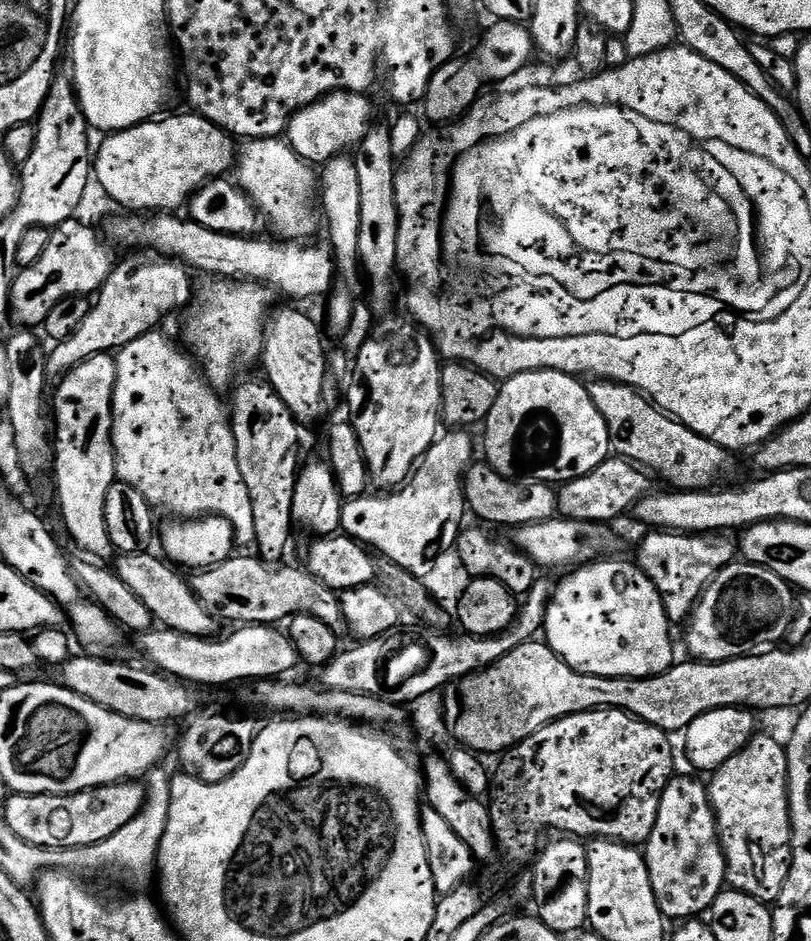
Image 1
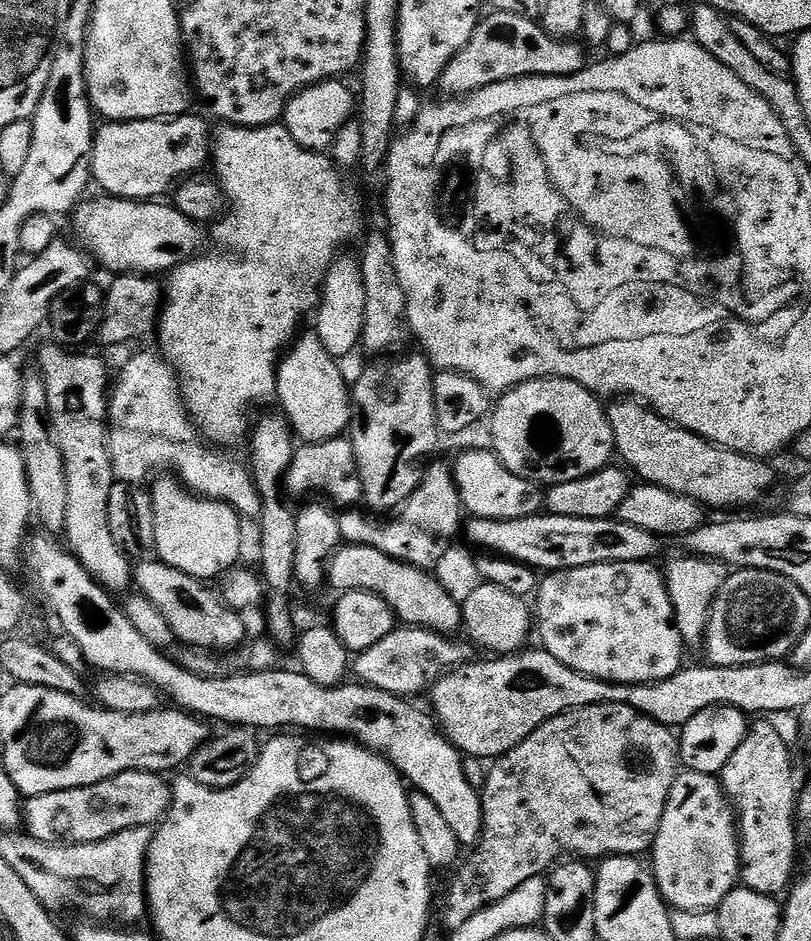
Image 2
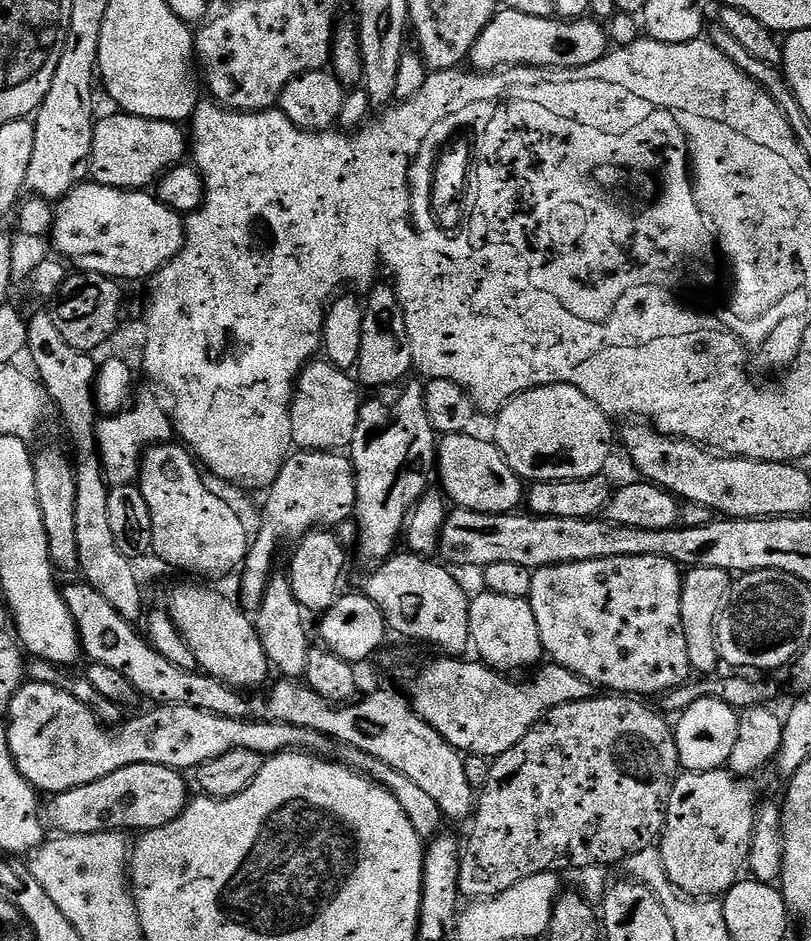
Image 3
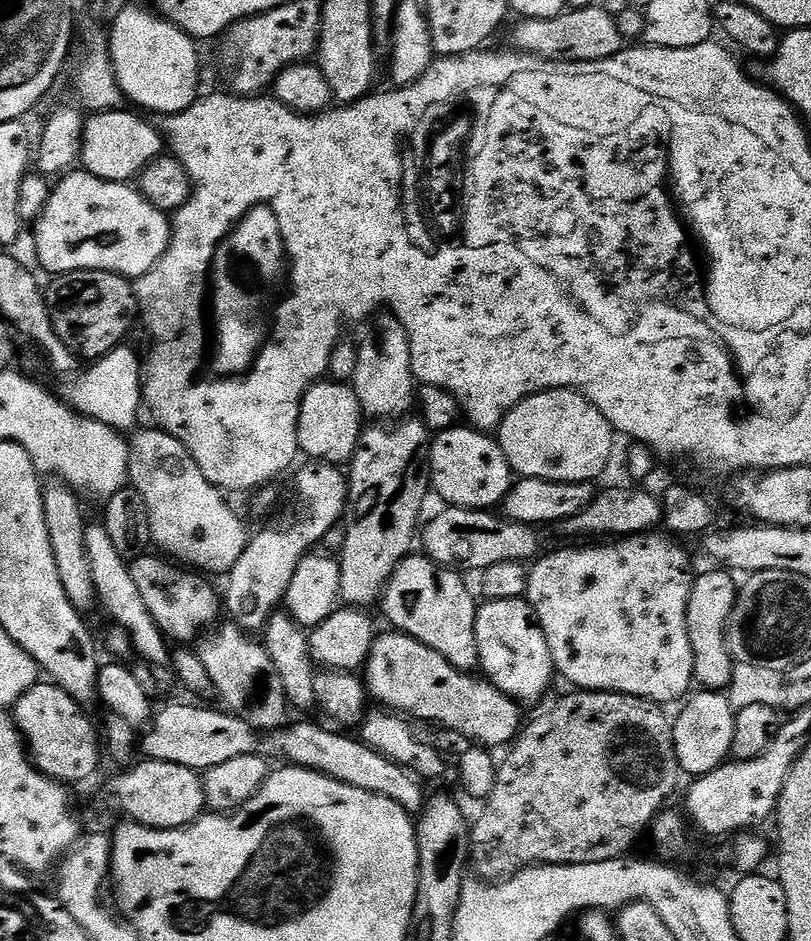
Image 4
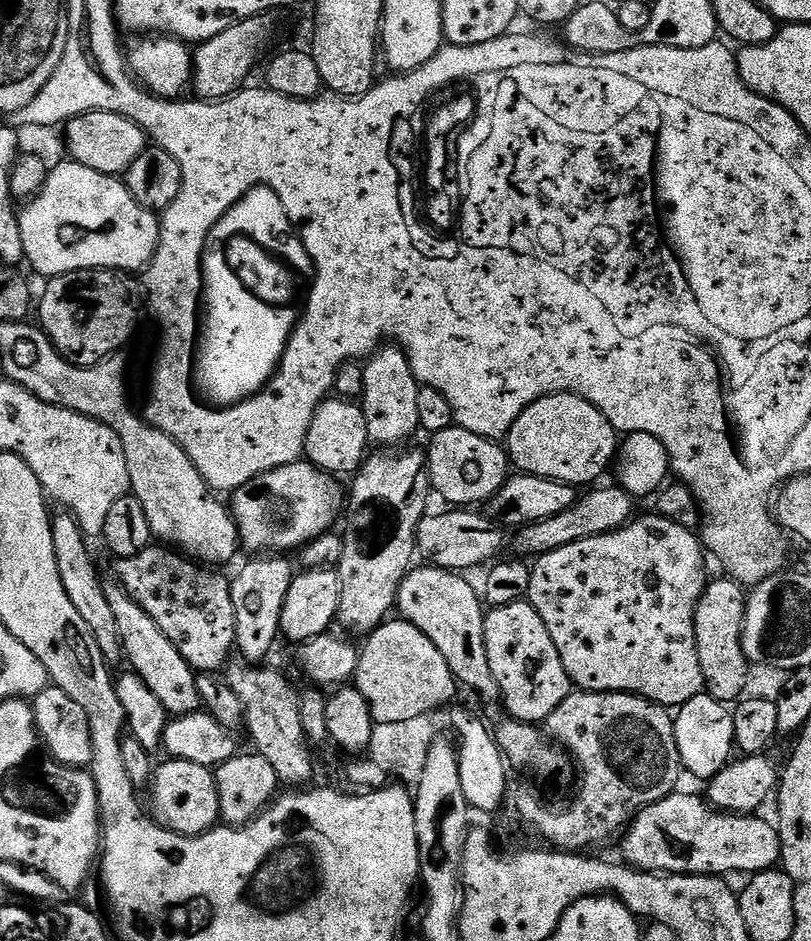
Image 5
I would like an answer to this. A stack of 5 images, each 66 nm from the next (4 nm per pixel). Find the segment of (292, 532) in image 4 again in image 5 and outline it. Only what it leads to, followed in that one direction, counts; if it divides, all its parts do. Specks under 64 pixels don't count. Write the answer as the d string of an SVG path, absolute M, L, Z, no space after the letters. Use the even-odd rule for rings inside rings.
M264 554L252 558L248 565L235 577L231 577L232 597L234 598L234 618L236 619L236 648L245 661L264 662L268 651L272 648L276 636L281 635L280 619L282 606L286 602L286 594L290 594L290 586L294 569L291 559L280 554Z

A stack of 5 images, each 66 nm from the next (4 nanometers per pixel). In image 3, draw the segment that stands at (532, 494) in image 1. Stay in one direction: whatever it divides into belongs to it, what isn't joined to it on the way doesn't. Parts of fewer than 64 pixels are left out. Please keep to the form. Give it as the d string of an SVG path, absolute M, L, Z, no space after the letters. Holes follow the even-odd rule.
M468 432L443 437L438 444L438 484L443 495L455 507L502 514L516 512L525 503L526 484L506 462L499 448L491 439L483 440ZM444 487L444 488L443 488ZM452 500L453 501L452 501Z

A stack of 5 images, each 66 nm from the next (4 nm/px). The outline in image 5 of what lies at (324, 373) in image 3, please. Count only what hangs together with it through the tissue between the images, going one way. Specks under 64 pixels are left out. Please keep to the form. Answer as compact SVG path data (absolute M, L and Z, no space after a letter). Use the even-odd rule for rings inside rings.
M326 398L322 401L306 434L304 456L307 463L313 464L321 472L344 478L347 472L355 474L360 471L369 452L370 441L363 407L359 403L343 398Z

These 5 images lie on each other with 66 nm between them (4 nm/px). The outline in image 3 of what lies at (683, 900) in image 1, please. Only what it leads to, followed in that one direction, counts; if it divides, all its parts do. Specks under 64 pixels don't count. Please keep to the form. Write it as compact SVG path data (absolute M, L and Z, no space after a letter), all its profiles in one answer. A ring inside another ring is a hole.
M727 767L705 772L684 772L676 777L674 790L670 790L664 833L660 836L658 847L668 881L678 886L678 890L701 898L720 898L741 879L748 862L748 852L752 848L758 811L756 788L752 783L751 779L728 771Z

